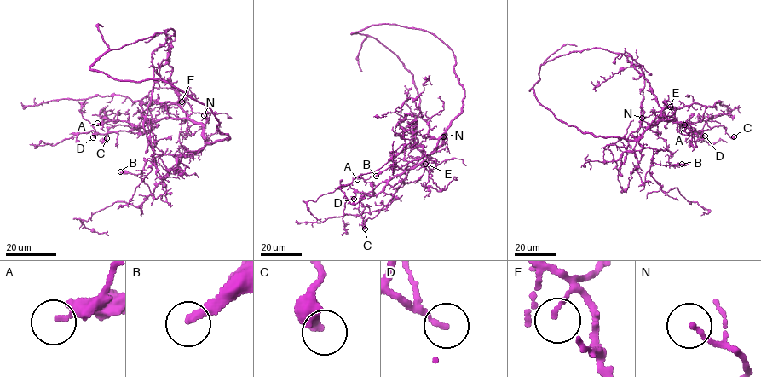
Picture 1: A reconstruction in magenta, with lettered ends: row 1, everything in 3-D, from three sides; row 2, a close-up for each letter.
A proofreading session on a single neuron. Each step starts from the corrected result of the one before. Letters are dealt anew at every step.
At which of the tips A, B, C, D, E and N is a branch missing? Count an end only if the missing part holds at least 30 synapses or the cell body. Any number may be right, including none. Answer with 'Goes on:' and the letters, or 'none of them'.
Goes on: B, D

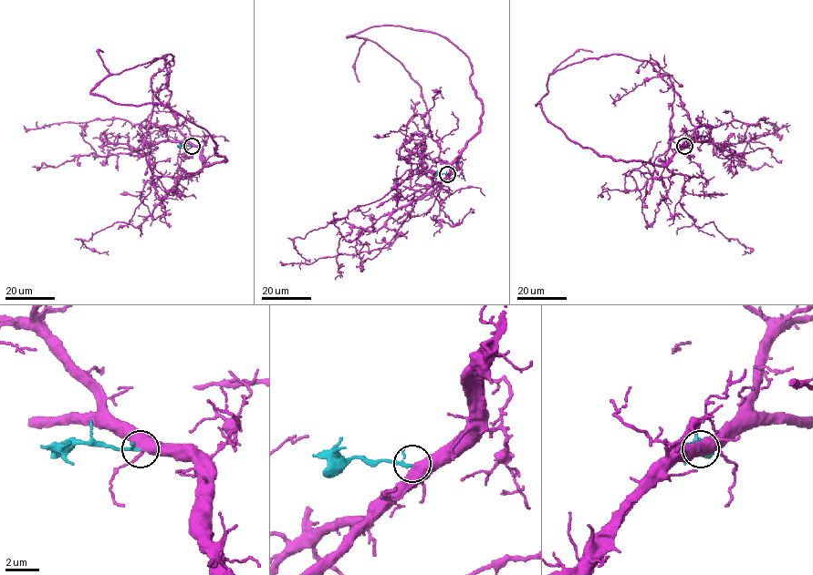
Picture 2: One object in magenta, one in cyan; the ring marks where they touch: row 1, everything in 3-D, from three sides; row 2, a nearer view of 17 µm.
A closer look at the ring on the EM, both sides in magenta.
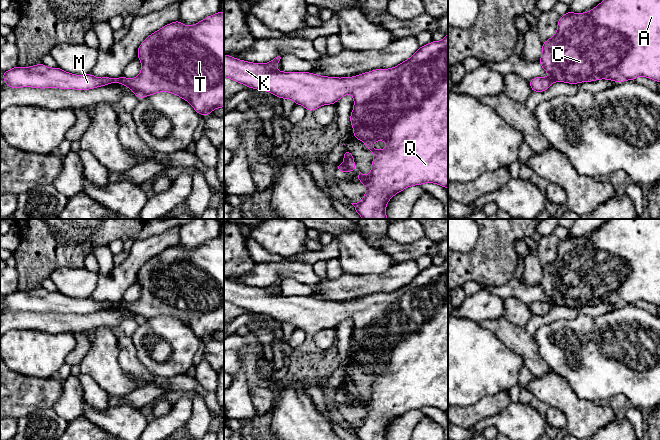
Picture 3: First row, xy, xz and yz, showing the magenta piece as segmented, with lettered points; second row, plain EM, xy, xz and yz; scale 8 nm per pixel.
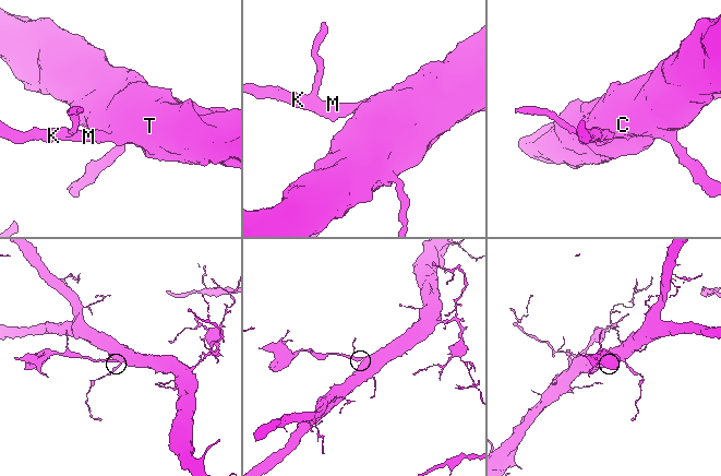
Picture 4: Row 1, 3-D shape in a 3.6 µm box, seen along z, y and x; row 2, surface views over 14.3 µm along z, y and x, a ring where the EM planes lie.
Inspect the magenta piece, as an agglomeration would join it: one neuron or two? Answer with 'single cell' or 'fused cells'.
single cell

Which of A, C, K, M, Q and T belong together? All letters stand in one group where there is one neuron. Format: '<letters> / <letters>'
A C K M Q T

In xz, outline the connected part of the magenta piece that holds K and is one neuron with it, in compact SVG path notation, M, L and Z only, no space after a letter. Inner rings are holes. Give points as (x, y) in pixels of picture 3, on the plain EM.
M448 257L442 265L432 265L427 269L419 271L419 273L406 285L401 286L399 289L390 293L375 293L366 297L356 299L354 301L327 301L320 300L310 296L282 296L276 293L281 281L277 280L266 288L252 287L236 283L235 281L224 278L224 301L228 301L233 305L241 307L248 312L267 315L281 323L291 323L296 329L303 329L307 335L312 336L322 329L335 328L344 319L351 318L354 322L353 335L350 338L350 346L353 351L354 362L364 366L367 374L374 378L371 389L370 399L366 400L359 395L358 406L366 410L366 417L359 427L351 427L355 435L360 440L386 440L386 429L389 424L397 417L412 410L420 410L422 407L435 407L444 412L448 412ZM375 365L385 365L387 372L383 374L376 374L372 371Z

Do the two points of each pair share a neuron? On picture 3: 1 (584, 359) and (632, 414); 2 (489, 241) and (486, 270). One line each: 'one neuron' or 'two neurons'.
1: two neurons
2: one neuron

